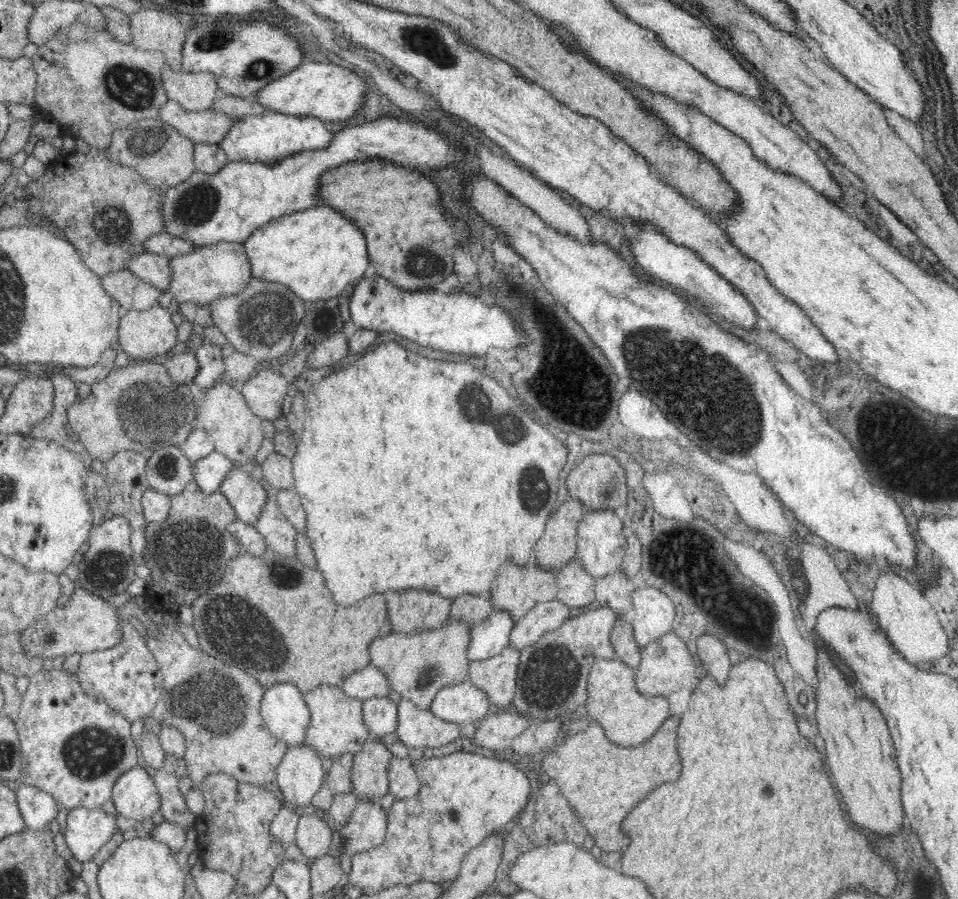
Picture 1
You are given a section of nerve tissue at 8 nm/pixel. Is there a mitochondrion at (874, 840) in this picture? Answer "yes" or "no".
no

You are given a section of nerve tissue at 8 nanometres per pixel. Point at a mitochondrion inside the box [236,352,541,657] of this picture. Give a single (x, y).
(509, 433)

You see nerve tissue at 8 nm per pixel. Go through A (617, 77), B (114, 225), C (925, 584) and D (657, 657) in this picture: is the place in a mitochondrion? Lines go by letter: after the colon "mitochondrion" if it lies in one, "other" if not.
A: other
B: mitochondrion
C: other
D: other

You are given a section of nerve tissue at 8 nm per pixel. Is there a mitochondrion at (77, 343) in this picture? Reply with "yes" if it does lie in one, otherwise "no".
no

